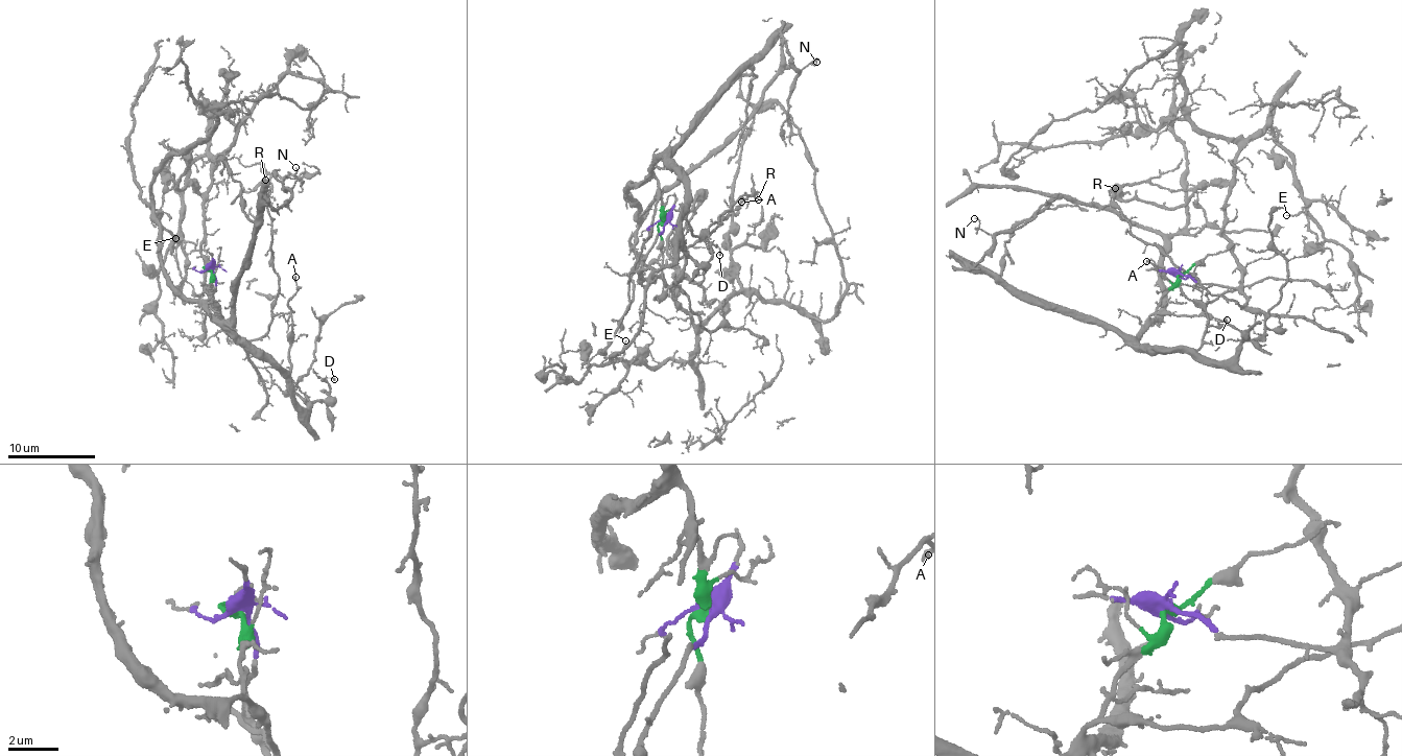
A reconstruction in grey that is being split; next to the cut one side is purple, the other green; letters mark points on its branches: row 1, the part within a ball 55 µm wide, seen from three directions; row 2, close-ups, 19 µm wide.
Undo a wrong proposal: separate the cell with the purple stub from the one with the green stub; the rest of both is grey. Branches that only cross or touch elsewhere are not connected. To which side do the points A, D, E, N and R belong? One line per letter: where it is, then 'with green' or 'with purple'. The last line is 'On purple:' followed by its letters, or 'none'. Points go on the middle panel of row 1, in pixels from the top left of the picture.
A: at (741, 202); with green
D: at (719, 255); with green
E: at (625, 340); with purple
N: at (816, 62); with green
R: at (758, 199); with purple
On purple: E, R

